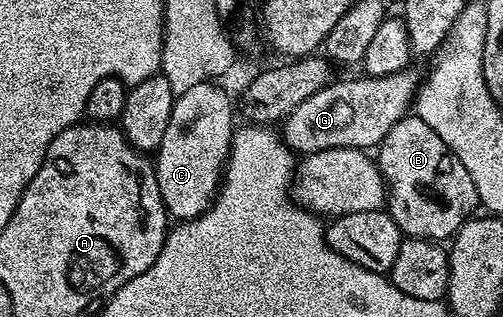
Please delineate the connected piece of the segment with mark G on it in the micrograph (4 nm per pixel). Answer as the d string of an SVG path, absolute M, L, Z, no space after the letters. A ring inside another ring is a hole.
M406 69L383 77L341 79L307 97L283 120L283 138L290 151L301 157L323 149L339 147L376 148L387 137L391 125L399 121L414 106L419 90L419 75Z

